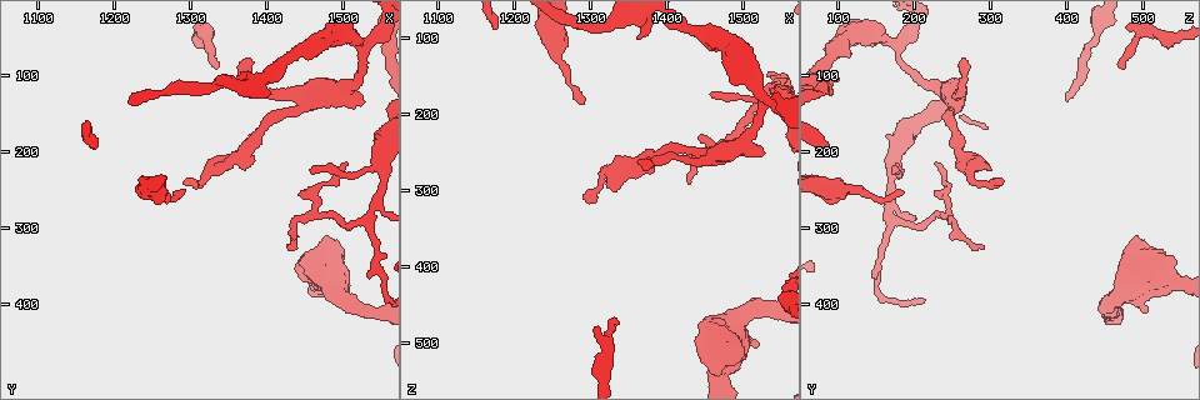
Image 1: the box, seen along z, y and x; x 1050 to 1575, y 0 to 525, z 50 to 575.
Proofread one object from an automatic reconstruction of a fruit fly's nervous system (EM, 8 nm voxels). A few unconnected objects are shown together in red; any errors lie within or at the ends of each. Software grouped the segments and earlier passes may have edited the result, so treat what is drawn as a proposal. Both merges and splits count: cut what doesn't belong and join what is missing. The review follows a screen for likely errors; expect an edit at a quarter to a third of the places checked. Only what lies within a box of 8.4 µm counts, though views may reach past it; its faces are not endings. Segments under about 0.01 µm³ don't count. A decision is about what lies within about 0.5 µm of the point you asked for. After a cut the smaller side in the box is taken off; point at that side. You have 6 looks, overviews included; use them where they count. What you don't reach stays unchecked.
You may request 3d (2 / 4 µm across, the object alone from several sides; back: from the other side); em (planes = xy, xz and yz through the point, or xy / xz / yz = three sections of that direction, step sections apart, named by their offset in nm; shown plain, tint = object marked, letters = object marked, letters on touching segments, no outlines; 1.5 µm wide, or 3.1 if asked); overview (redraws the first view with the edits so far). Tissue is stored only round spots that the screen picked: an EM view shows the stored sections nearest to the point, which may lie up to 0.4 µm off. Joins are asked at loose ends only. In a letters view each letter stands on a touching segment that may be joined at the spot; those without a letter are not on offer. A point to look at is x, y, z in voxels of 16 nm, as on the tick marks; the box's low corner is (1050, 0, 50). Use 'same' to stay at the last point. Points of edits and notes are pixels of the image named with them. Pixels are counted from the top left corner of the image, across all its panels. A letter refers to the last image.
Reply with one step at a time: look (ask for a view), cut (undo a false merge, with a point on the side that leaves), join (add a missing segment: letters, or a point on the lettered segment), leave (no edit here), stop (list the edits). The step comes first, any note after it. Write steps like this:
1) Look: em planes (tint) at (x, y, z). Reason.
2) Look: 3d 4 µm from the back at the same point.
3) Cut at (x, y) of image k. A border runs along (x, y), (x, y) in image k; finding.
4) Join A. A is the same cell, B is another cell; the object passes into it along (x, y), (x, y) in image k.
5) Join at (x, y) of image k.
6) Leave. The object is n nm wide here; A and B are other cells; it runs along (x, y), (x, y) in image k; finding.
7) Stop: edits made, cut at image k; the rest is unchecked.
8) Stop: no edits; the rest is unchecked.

Look: em planes (tint) at (1325, 230, 270). Thick turns thin.

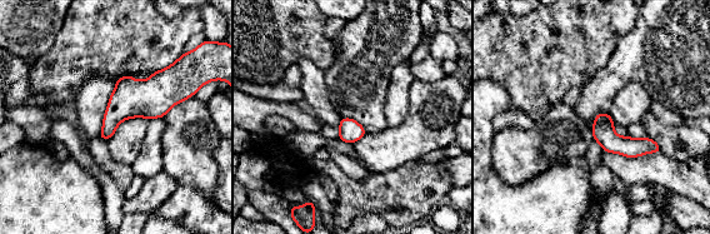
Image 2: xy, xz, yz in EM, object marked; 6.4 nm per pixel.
Look: em planes (letters) at the same point. What lies round it.

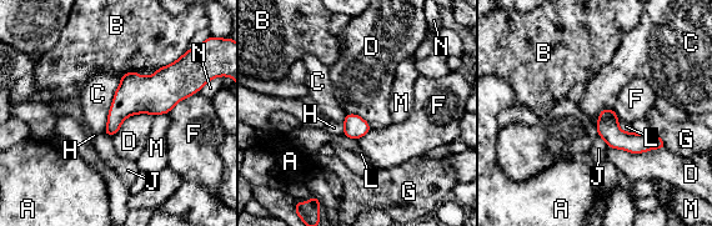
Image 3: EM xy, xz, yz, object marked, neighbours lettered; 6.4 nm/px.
Leave. The longest contact is with C, 380 nm; A, B, C, D, F, G, H, J, L, M and N are other cells; it runs along (196, 76), (139, 95), (109, 131) in image 3; one neuron here.

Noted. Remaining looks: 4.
Look: 3d 4 µm at (1515, 145, 250). Free end.

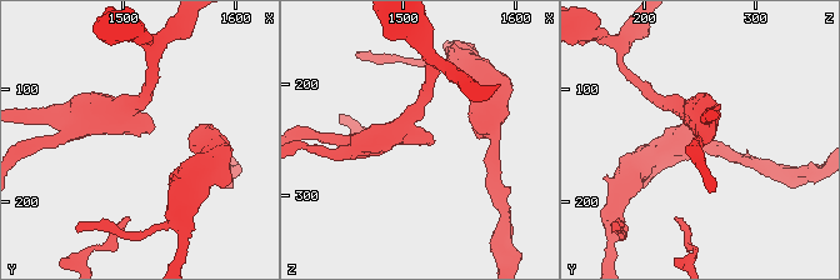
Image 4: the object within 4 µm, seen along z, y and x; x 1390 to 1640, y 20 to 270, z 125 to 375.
Look: em planes (letters) at (1512, 142, 252). Need the tissue.

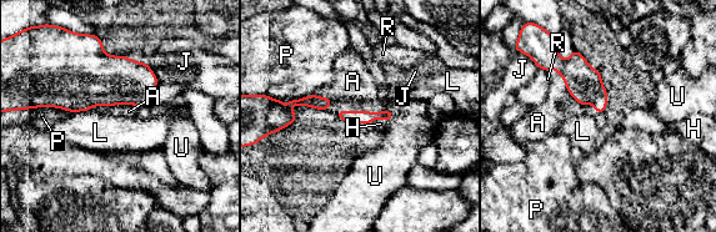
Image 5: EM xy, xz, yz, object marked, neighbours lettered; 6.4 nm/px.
Join A. A is the same cell, H, J, L, P, R and U are other cells; the object passes into it along (585, 85), (566, 86), (545, 119) in image 5; it goes on there.

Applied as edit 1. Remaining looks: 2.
Look: 3d 2 µm at (1460, 225, 170). Thin end.

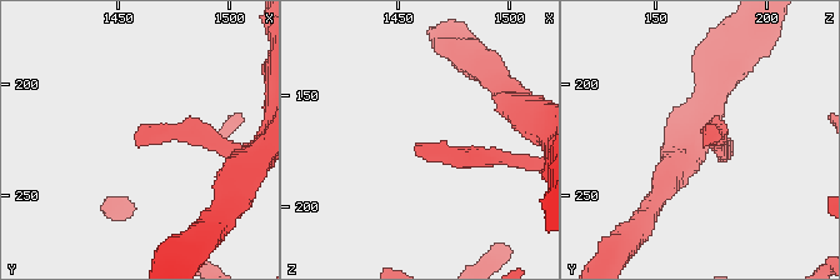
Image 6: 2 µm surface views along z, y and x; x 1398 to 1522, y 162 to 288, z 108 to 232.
Look: em planes (letters) at (1460, 228, 171).

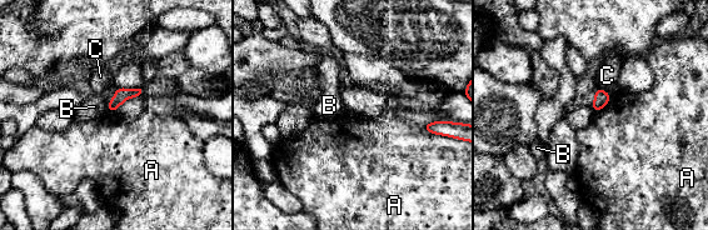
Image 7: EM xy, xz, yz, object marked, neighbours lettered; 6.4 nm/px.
Leave. A, B and C are other cells; a border runs along (106, 104), (110, 111) in image 7; no lettered segment goes on from it.

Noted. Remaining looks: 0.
Stop: edits made, join at image 5; the rest is unchecked.

